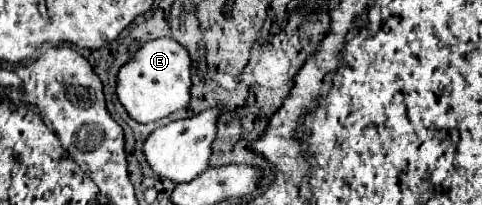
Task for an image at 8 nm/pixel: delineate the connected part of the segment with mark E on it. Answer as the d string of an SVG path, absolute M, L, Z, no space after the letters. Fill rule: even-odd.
M162 37L156 41L148 41L140 47L140 51L120 69L118 73L118 99L130 113L130 117L138 123L154 123L164 119L190 103L190 89L192 89L192 71L194 61L188 49L172 39Z

